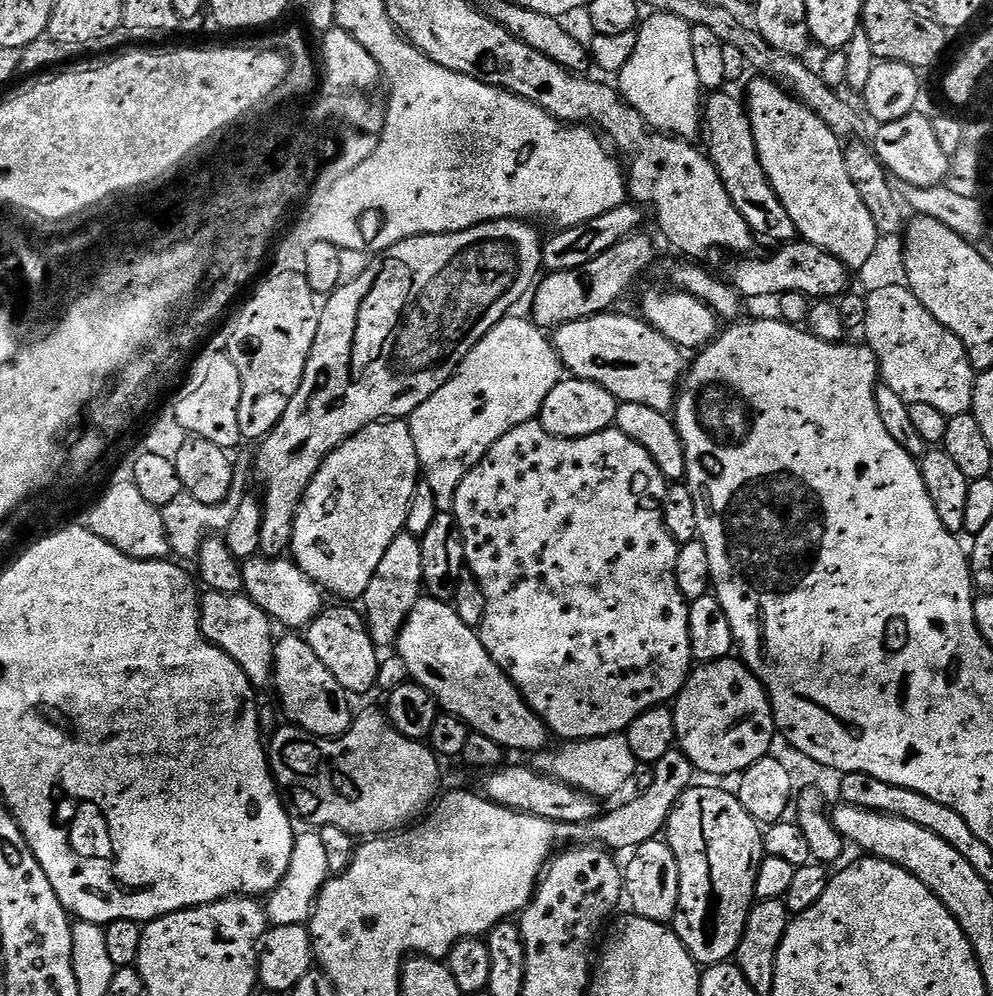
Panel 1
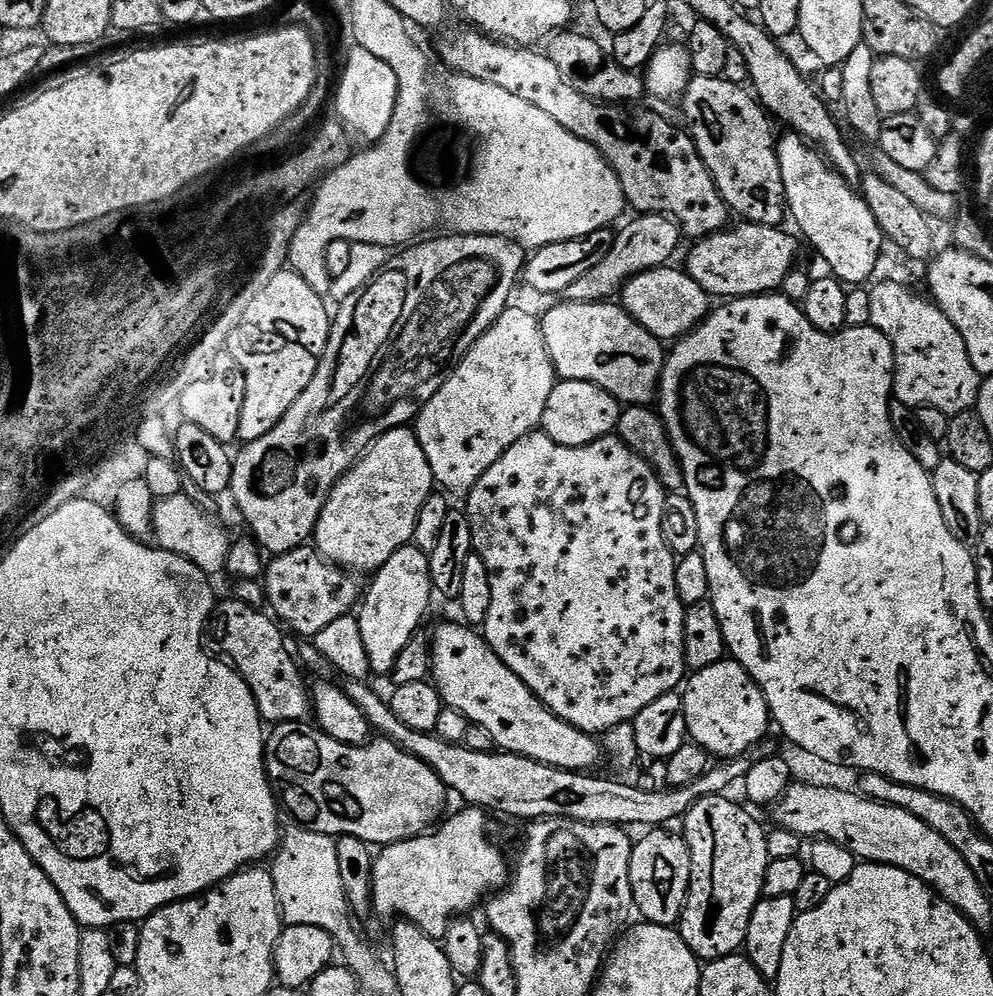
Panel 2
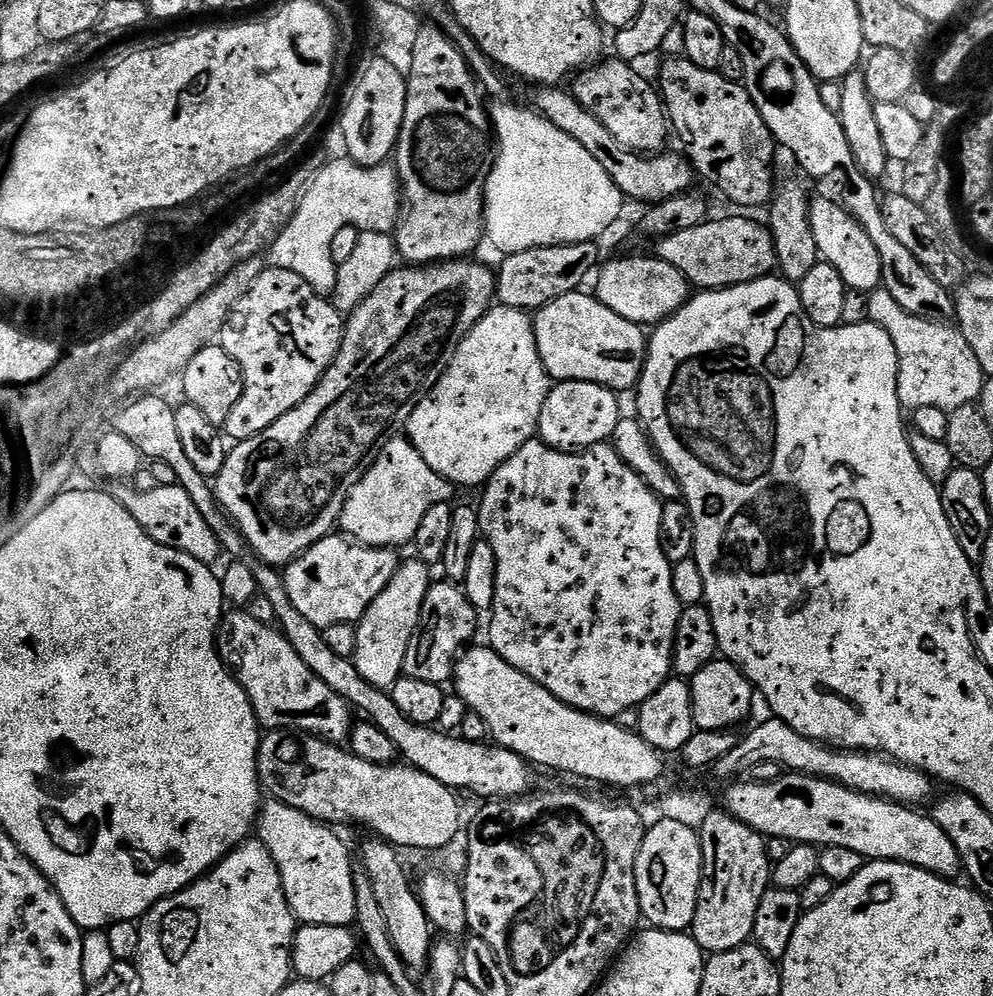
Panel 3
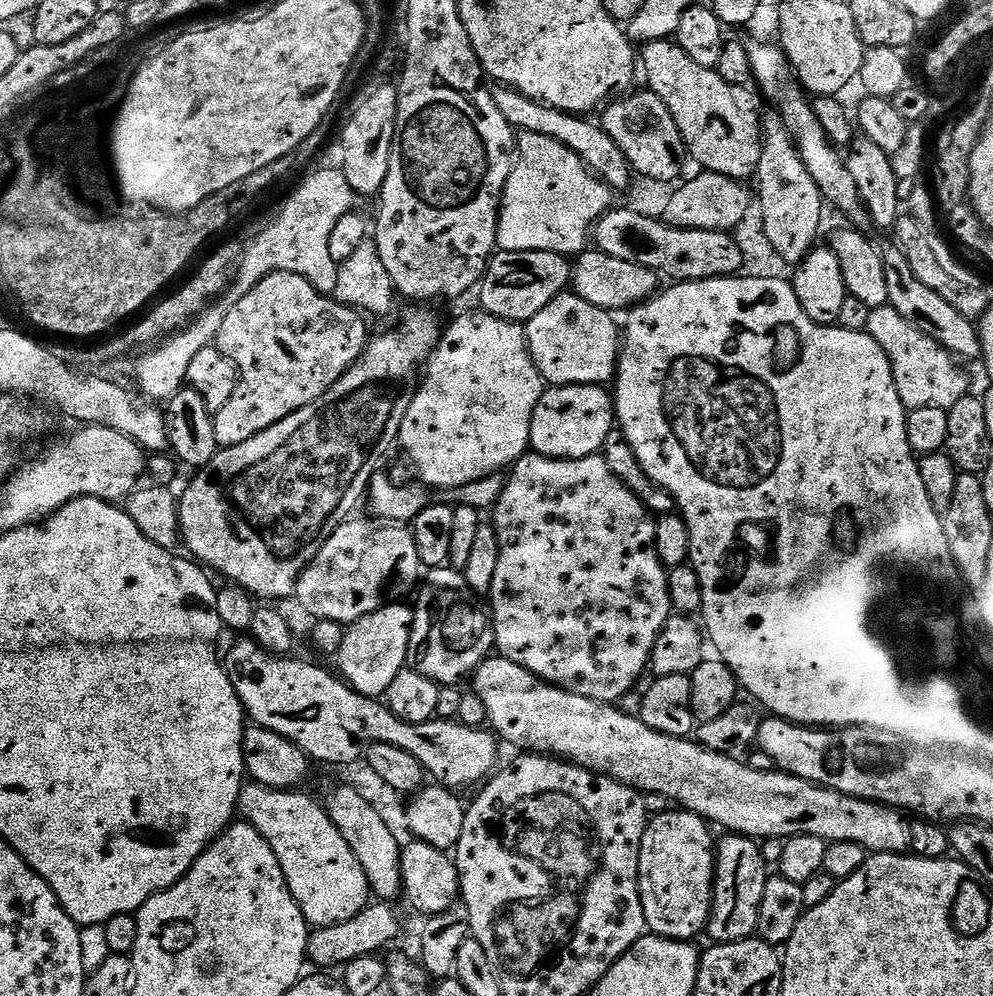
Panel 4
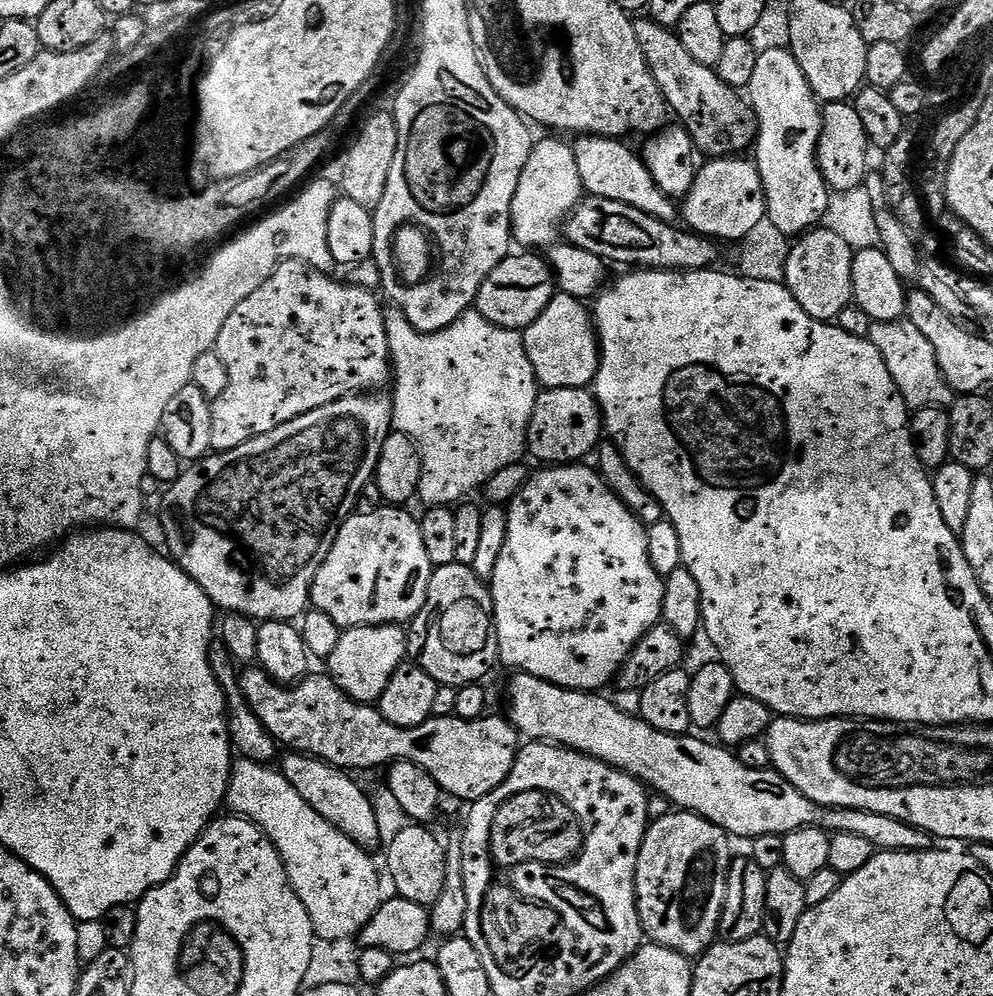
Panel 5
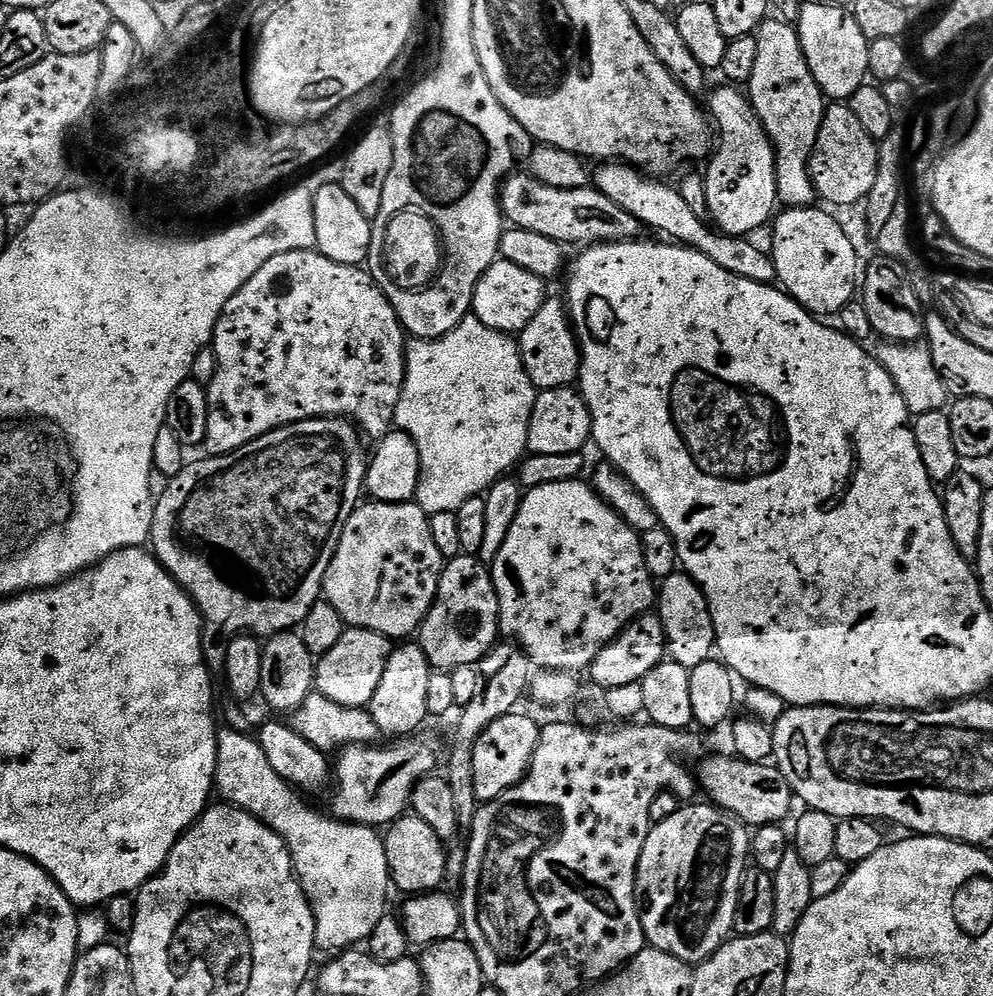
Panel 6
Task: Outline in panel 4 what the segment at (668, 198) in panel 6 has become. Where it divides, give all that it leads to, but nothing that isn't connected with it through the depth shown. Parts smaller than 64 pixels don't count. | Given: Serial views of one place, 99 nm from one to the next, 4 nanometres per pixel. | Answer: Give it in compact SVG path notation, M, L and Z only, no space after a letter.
M497 87L493 91L492 97L494 106L498 106L498 110L502 110L506 122L510 122L510 126L516 129L517 133L542 134L546 138L554 138L558 142L562 142L562 146L566 146L571 152L578 154L578 158L587 165L589 171L599 176L613 190L627 189L633 183L634 173L628 164L628 159L622 154L622 150L618 150L614 138L610 138L610 134L606 134L606 130L600 127L599 123L592 121L591 124L588 121L591 119L585 118L583 115L563 112L554 106L538 102L526 94L515 92L512 88Z

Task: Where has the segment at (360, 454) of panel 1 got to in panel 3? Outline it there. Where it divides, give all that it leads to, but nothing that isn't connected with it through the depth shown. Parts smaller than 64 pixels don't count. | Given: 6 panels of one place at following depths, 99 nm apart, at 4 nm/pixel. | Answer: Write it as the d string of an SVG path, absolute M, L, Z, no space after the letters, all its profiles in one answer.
M403 435L396 436L378 454L378 458L366 470L366 474L350 490L350 498L346 498L346 506L340 515L339 531L351 538L357 544L366 544L370 548L399 549L399 544L411 545L418 534L418 525L430 510L430 506L447 504L453 498L454 485L449 480L444 480L437 472L426 466L426 458L418 454L418 450Z

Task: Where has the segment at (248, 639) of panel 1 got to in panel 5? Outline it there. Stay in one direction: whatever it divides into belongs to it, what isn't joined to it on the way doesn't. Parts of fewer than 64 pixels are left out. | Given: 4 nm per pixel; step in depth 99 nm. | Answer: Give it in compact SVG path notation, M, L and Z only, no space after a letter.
M248 666L239 673L238 683L240 692L254 710L254 714L258 714L266 730L270 730L277 742L283 747L285 744L285 749L303 752L306 756L317 756L327 764L345 770L380 767L383 769L387 765L395 764L397 760L414 762L414 766L422 766L422 770L426 770L426 774L430 774L430 778L438 782L441 793L448 795L449 792L460 800L468 800L467 802L481 800L483 796L502 786L514 766L516 753L522 747L520 733L503 715L485 714L479 720L463 720L455 715L433 716L432 719L422 722L422 726L394 726L394 722L386 722L386 718L382 718L379 707L351 700L327 674L309 674L303 680L285 686L269 678L263 668Z

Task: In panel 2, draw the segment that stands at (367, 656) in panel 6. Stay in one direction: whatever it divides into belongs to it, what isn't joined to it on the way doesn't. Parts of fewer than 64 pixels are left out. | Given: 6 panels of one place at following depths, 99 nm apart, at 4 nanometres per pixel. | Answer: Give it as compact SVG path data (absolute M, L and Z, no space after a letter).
M415 546L399 548L383 566L371 577L372 585L367 585L362 599L358 605L358 619L362 626L362 643L366 646L366 654L370 658L370 666L375 675L387 677L393 670L398 656L406 646L416 639L421 631L420 623L432 604L434 589L430 578L430 566L428 565L429 553L418 550Z

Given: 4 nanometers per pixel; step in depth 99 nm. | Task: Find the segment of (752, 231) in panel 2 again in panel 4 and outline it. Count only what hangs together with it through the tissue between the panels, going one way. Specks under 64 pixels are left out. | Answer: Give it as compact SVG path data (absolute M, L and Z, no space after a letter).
M614 208L600 217L594 226L594 242L605 254L650 268L674 282L733 276L743 266L742 250L731 233L676 228L627 208Z

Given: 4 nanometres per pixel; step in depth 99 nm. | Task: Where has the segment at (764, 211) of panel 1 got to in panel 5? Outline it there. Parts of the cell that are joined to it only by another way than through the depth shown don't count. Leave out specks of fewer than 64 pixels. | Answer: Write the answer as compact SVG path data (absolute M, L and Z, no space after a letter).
M640 18L634 23L634 34L638 38L638 46L642 46L642 54L648 63L648 69L654 74L658 86L664 94L669 109L680 118L679 123L692 135L692 141L705 157L723 158L736 156L753 147L756 142L756 113L752 105L737 89L726 86L722 78L718 78L715 68L702 66L702 62L694 62L686 46L682 46L679 35L673 29L664 28L651 18Z

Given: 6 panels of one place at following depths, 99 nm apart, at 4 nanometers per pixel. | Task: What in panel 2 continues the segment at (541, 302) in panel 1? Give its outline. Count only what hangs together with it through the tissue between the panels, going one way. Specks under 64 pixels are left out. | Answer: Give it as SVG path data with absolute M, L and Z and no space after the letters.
M655 214L637 215L628 225L615 233L610 250L604 255L602 262L598 262L594 270L586 270L586 274L582 274L578 282L568 287L567 299L574 304L611 301L632 276L667 265L672 260L670 258L675 254L680 240L682 241L680 225L672 217Z

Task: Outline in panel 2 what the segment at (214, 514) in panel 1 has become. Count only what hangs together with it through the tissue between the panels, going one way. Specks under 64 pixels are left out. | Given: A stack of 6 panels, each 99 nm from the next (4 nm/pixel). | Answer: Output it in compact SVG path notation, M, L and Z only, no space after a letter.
M183 492L157 501L152 509L152 534L156 536L157 547L186 558L209 576L222 574L227 567L232 538L210 515Z

